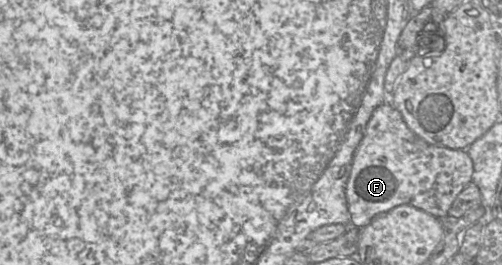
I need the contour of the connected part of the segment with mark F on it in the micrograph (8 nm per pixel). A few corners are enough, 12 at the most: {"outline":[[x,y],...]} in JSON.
{"outline":[[387,100],[346,185],[350,226],[401,204],[446,216],[466,150],[429,144]]}

